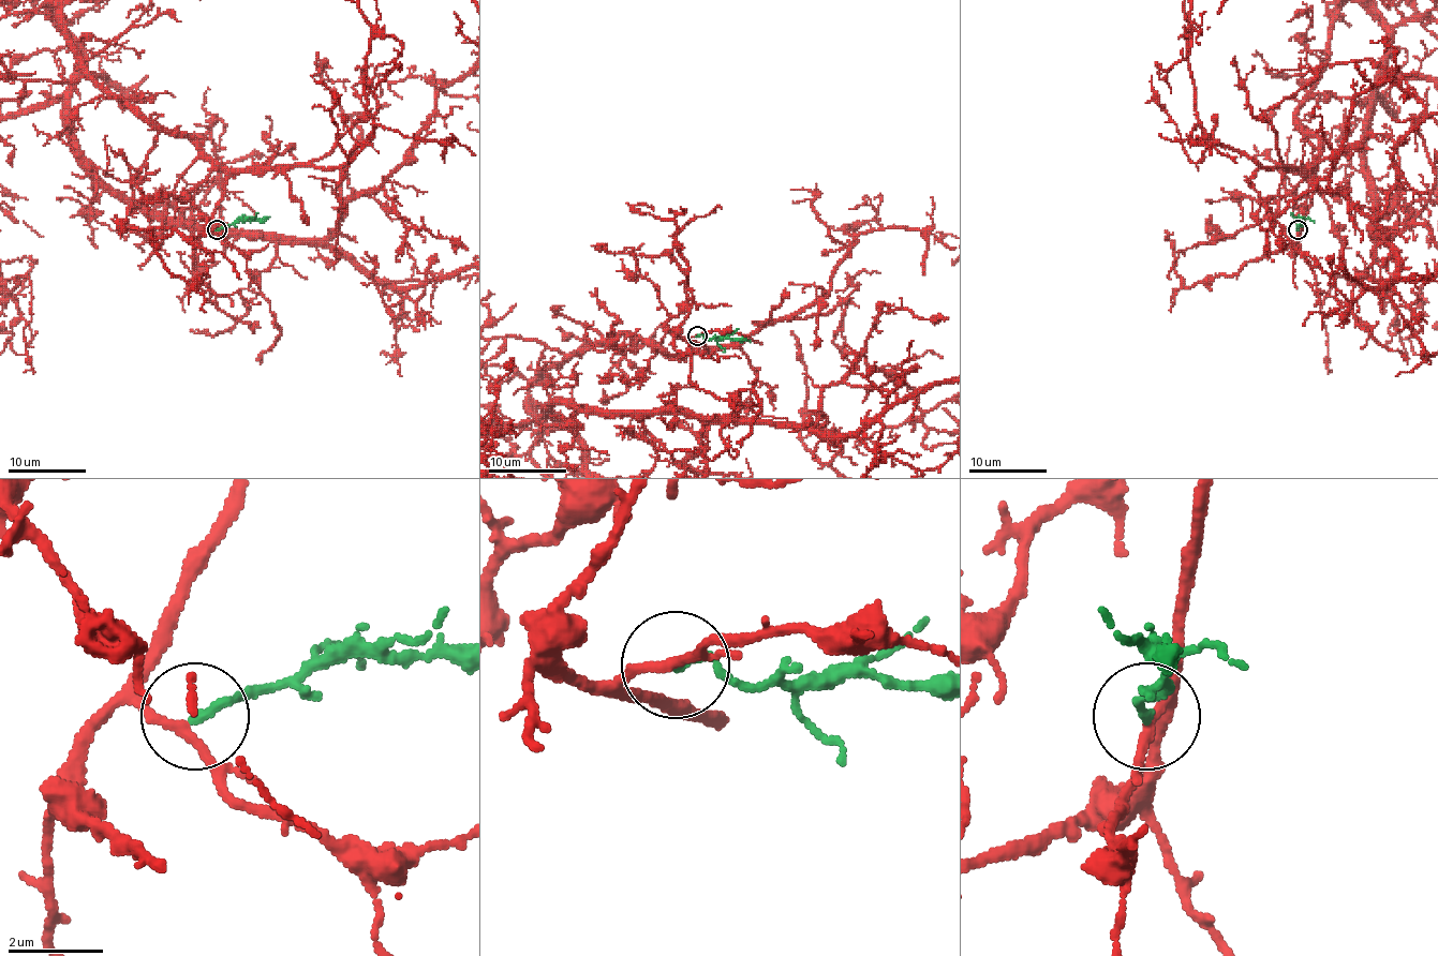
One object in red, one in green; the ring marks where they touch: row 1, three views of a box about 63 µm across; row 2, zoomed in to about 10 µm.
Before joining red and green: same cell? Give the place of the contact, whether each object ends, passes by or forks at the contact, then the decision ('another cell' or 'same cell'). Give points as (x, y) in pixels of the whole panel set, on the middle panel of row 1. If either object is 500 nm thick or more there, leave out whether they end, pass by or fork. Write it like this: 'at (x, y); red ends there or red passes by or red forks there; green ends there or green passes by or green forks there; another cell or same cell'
at (697, 335); red passes by; green ends there; same cell

